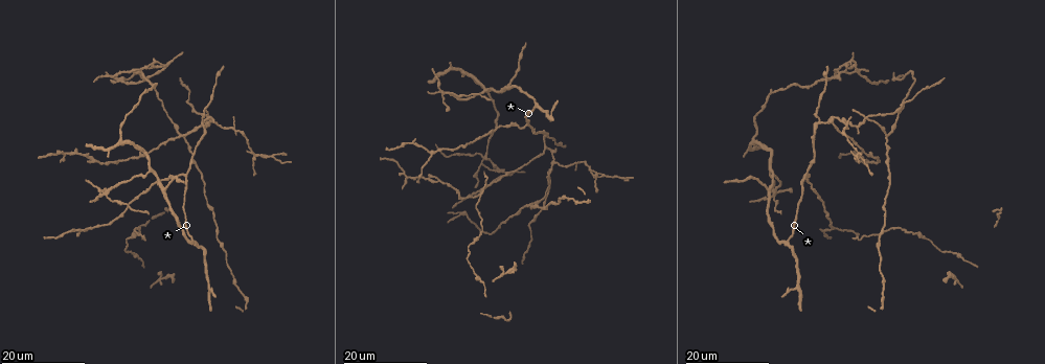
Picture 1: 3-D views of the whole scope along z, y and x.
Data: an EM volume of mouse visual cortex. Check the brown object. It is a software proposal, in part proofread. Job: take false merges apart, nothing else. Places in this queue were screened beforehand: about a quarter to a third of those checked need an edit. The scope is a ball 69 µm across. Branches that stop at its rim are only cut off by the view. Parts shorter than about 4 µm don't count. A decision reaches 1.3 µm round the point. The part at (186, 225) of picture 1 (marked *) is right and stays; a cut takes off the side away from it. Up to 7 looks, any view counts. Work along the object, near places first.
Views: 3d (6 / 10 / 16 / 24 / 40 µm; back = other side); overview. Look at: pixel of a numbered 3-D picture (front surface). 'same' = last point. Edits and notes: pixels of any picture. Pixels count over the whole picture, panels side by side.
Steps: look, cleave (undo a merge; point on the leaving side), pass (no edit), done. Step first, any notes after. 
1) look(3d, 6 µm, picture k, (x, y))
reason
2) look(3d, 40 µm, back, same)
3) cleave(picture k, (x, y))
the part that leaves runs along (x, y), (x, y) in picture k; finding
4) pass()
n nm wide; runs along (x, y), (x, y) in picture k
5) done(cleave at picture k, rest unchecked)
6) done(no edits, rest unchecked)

look(3d, 16 µm, picture 1, (238, 132))
side arm on a straight run

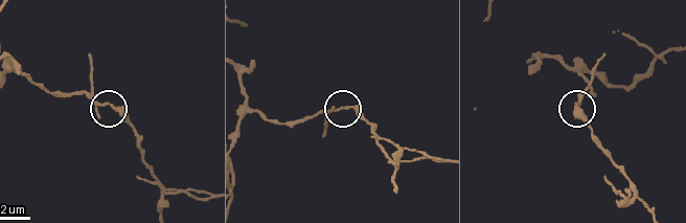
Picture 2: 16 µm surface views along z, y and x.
look(3d, 10 µm, picture 2, (577, 102))
zoom in

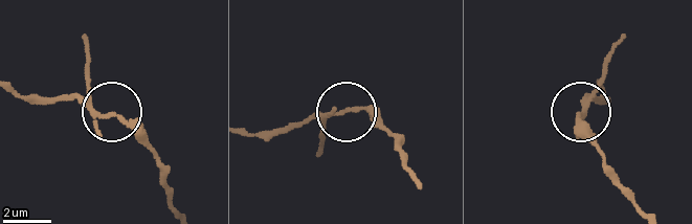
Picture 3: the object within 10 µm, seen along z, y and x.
pass()
170 nm wide; continuous, no second neuron

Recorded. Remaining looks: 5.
look(3d, 24 µm, picture 1, (821, 120))
three arms meet

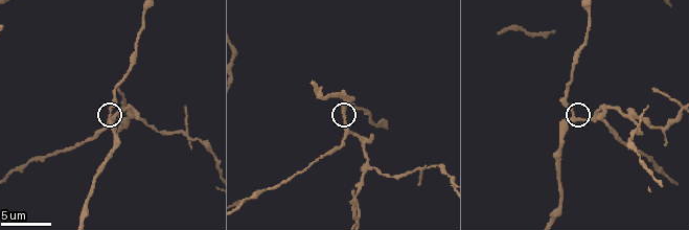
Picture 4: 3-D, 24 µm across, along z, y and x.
look(3d, 6 µm, picture 4, (576, 118))

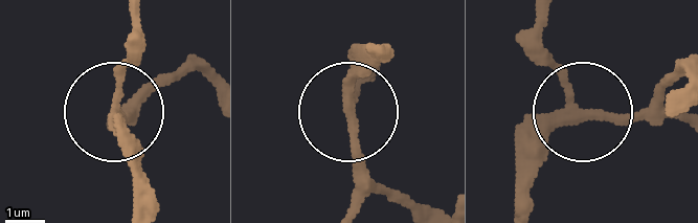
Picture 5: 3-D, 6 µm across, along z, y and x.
pass()
240 nm wide; runs along (519, 202), (522, 162), (576, 112), (559, 72), (522, 36) in picture 5; continuous, no second neuron

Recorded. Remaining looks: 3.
look(3d, 24 µm, picture 1, (769, 172))
three-way junction

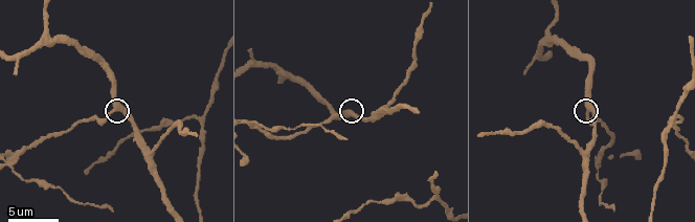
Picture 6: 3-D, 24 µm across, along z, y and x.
look(3d, 6 µm, picture 6, (112, 109))

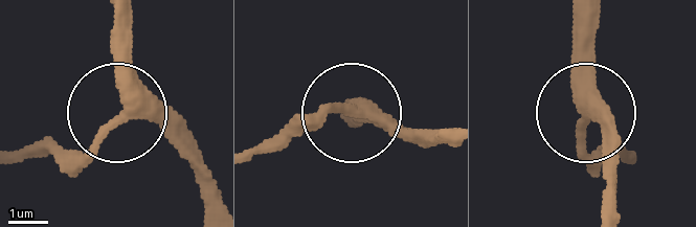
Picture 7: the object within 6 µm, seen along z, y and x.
look(3d, 6 µm, back, picture 7, (582, 113))
from behind

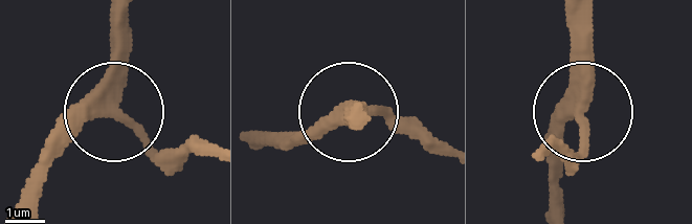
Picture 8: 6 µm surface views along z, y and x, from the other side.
pass()
330 nm wide; runs along (17, 202), (114, 112), (163, 149), (191, 152) in picture 8; one neuron here

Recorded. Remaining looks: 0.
done(no edits, rest unchecked)

